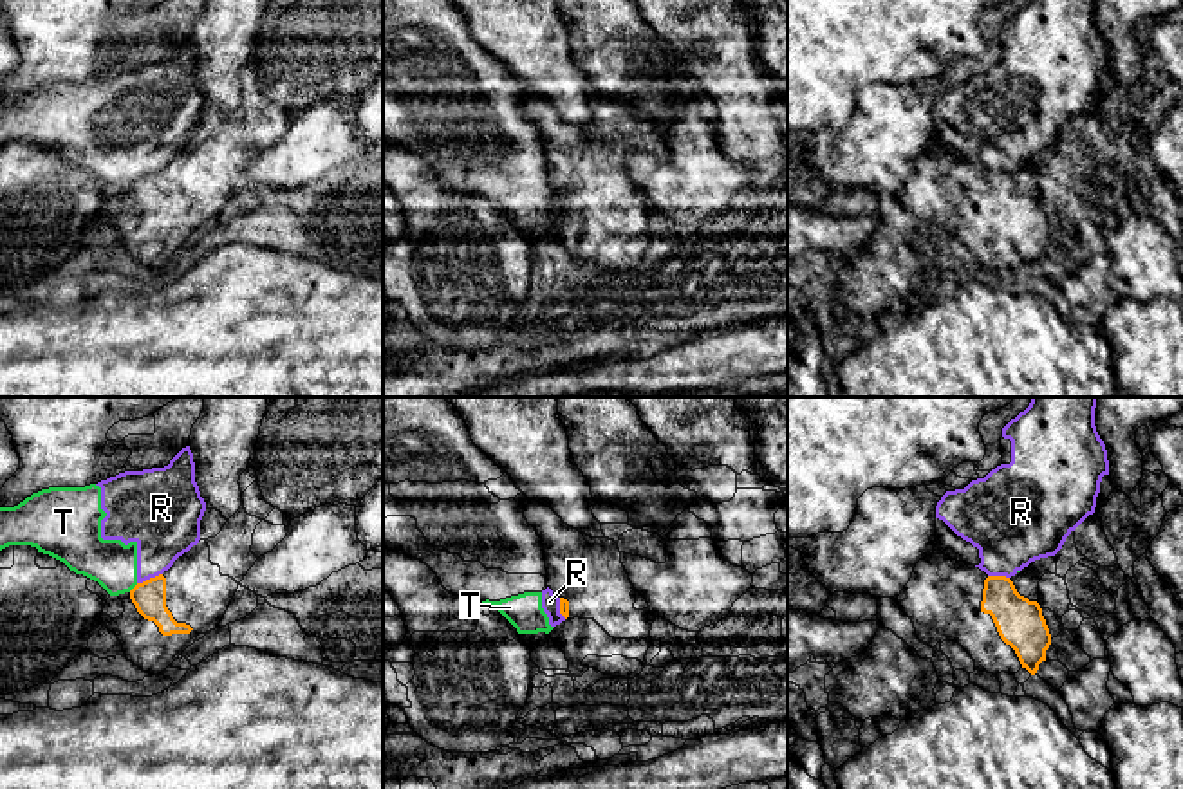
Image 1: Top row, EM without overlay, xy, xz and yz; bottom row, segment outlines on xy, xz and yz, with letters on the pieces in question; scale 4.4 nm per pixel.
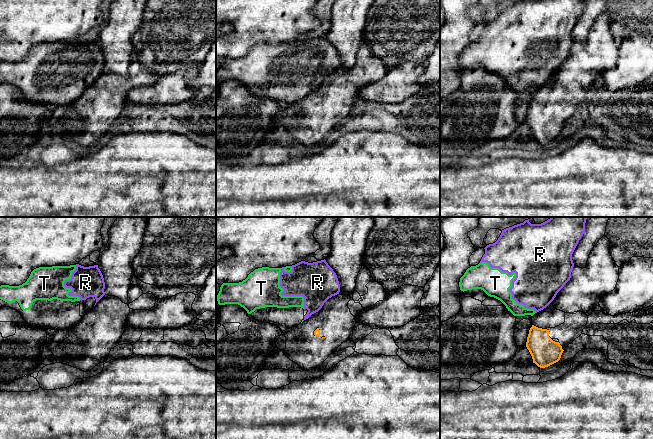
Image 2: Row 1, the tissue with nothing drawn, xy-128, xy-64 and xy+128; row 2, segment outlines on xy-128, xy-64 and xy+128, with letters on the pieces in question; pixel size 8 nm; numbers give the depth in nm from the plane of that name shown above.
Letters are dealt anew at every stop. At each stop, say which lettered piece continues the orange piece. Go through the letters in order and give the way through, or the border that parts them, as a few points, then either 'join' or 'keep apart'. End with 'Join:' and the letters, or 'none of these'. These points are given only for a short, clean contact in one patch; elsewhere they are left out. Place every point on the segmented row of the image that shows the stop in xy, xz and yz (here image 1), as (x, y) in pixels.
R: border xy (161, 573), (138, 584); keep apart
T: border xy (138, 584), (129, 591); keep apart
Join: none of these

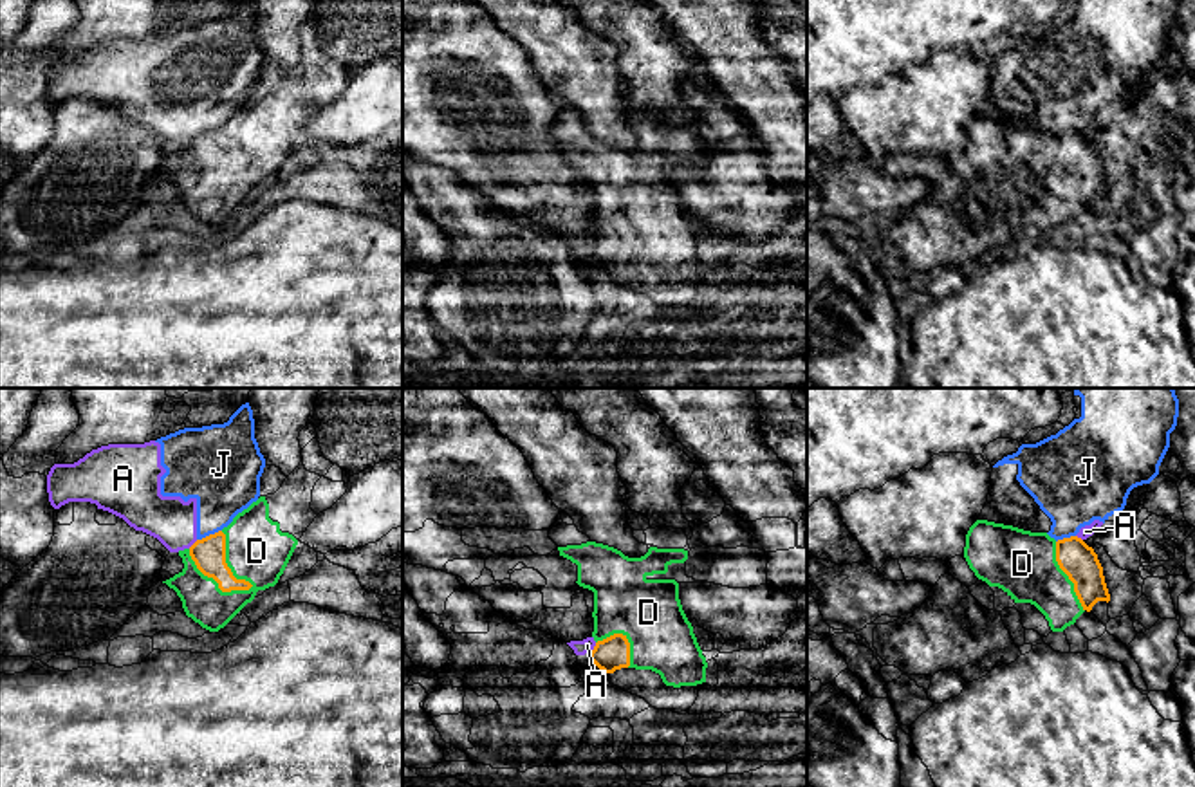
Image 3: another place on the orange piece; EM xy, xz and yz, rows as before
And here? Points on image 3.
A: border xz (596, 643), (589, 654); keep apart
D: join
J: border xy (221, 529), (197, 540); keep apart
Join: D

